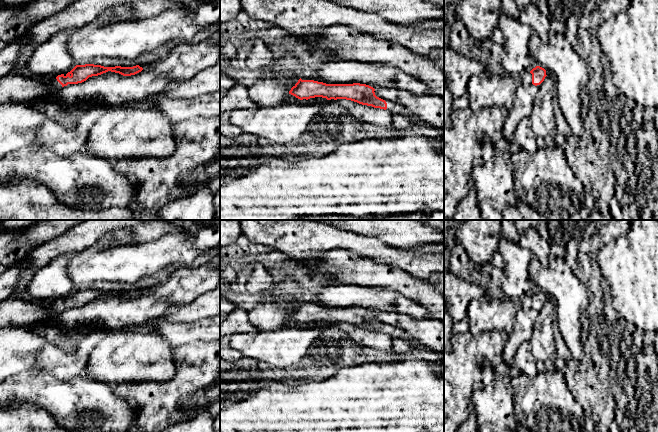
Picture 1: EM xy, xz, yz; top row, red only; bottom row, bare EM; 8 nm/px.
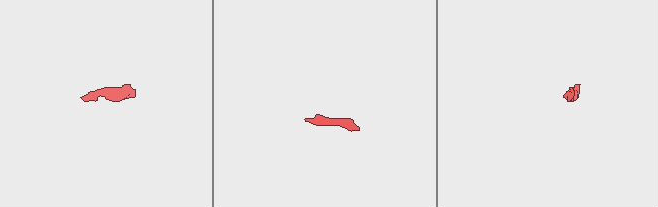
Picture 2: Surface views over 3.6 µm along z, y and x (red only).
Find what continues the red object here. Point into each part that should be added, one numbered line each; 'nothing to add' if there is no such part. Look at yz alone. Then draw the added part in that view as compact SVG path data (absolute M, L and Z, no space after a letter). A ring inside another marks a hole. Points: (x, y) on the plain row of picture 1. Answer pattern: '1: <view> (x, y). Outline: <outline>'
1: yz (526, 301). Outline: M524 295L523 297L521 297L519 305L521 305L524 309L531 309L532 298L530 297L530 295Z

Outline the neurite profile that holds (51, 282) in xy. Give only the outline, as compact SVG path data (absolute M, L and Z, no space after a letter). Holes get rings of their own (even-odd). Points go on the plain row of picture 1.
M61 255L39 269L27 287L30 297L53 301L70 296L77 288L68 277L67 266L75 255Z

